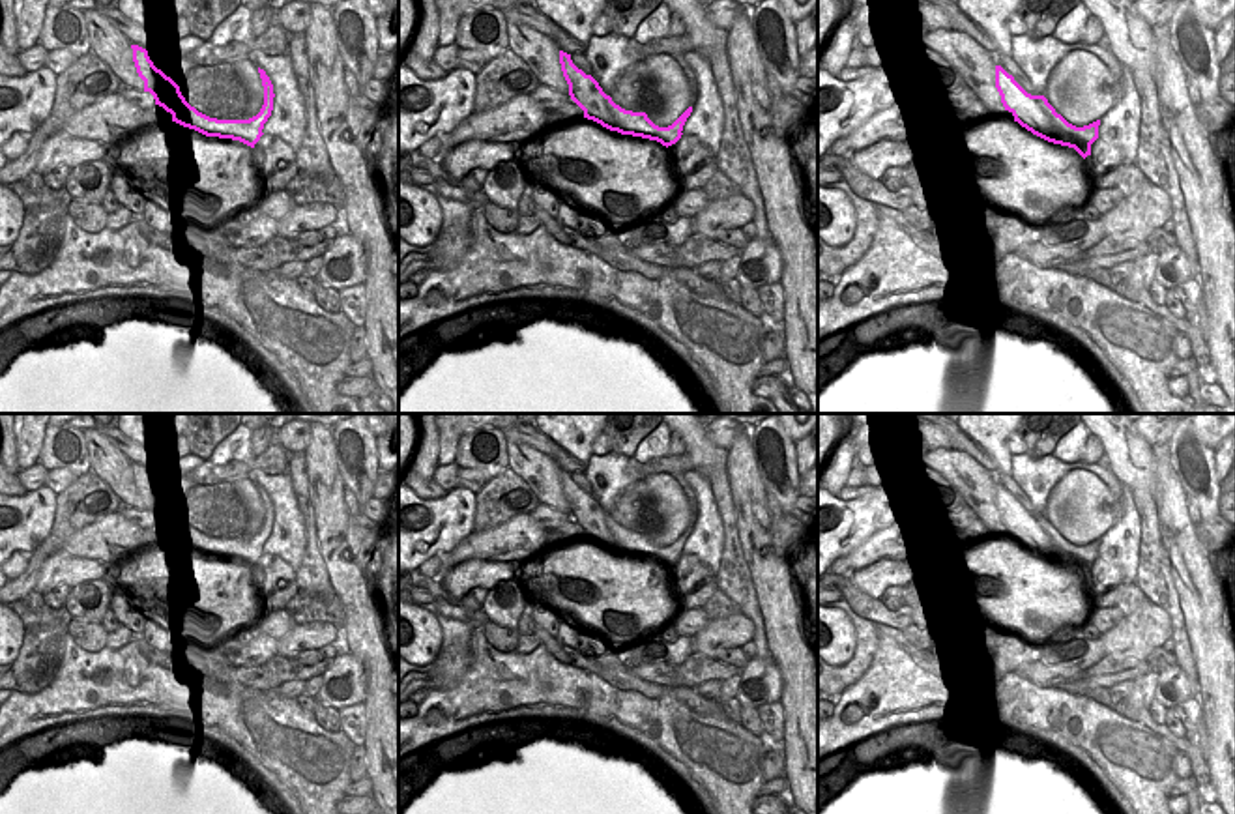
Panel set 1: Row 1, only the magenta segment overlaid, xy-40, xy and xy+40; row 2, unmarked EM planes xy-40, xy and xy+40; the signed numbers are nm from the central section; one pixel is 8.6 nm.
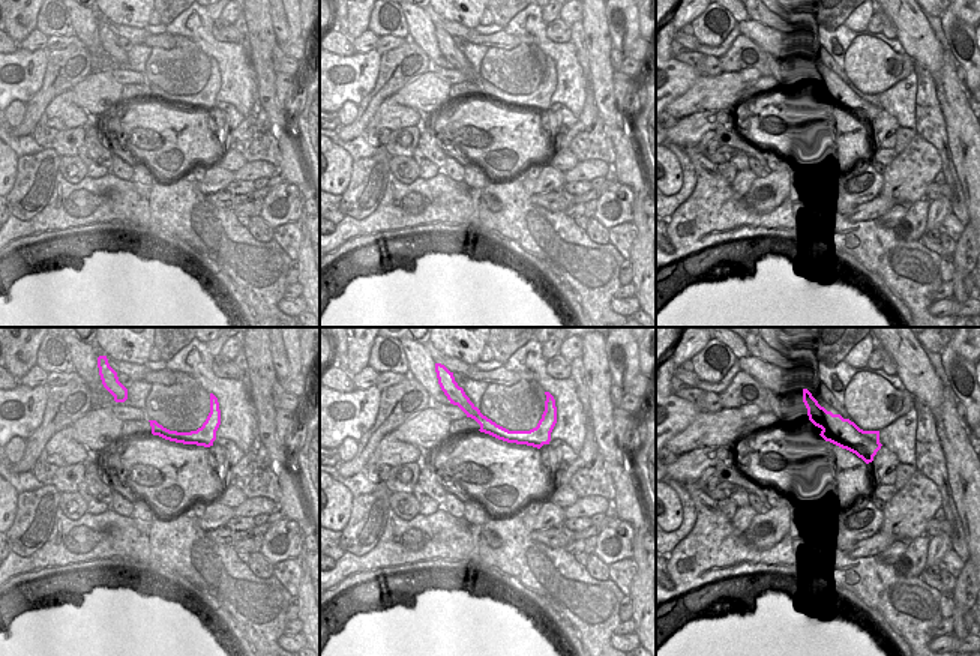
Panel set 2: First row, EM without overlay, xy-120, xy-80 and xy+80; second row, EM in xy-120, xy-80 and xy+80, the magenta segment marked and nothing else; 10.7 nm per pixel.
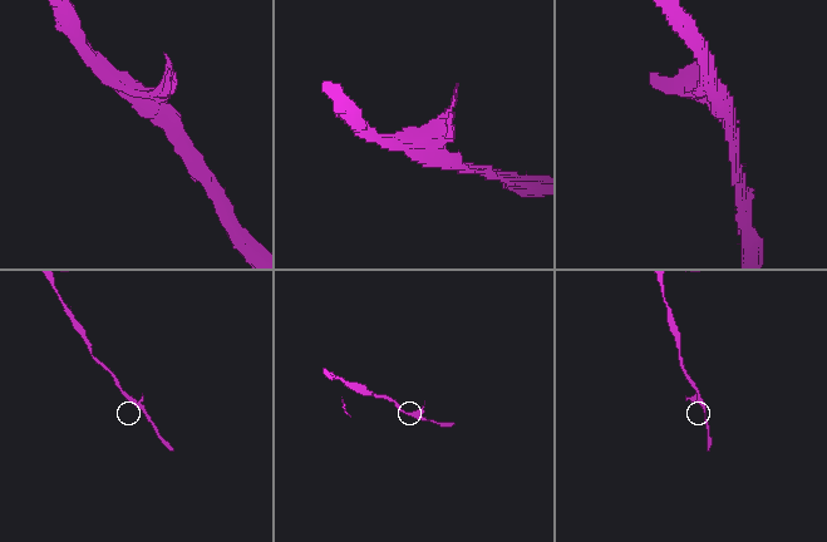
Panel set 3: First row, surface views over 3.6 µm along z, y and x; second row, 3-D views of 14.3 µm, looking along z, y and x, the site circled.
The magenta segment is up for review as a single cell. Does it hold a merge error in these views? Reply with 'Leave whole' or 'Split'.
Split

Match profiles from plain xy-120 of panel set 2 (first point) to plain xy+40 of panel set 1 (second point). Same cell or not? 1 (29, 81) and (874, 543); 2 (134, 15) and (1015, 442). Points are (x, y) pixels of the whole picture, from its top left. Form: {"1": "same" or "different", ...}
{"1": "different", "2": "different"}

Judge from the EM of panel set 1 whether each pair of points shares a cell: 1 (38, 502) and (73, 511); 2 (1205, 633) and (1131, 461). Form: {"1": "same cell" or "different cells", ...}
{"1": "different cells", "2": "different cells"}

